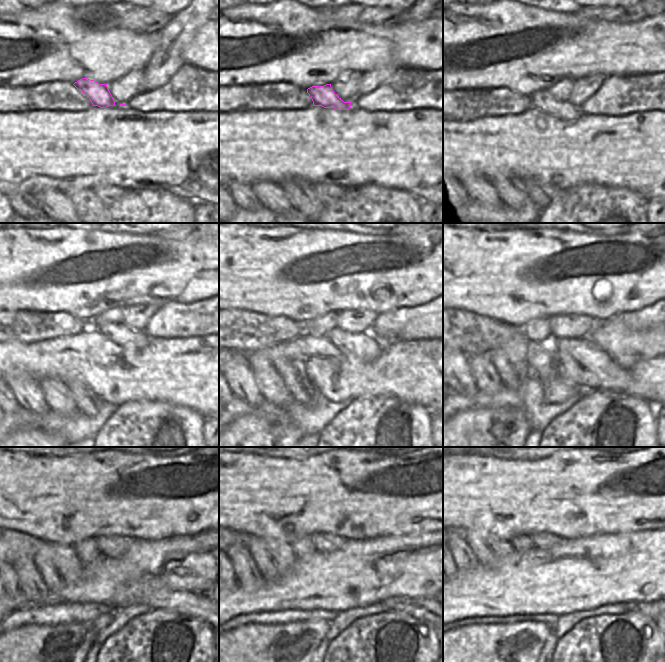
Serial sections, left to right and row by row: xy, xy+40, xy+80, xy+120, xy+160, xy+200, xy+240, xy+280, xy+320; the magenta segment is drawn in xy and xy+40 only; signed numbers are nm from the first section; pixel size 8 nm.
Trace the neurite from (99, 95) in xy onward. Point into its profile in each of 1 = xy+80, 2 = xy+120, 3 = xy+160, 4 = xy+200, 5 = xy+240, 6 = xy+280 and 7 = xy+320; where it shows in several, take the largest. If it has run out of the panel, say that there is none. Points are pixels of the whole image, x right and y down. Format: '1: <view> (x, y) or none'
1: xy+80 (543, 100)
2: xy+120 (121, 335)
3: xy+160 (363, 346)
4: xy+200 (582, 360)
5: xy+240 (150, 591)
6: xy+280 (422, 608)
7: xy+320 (646, 608)

